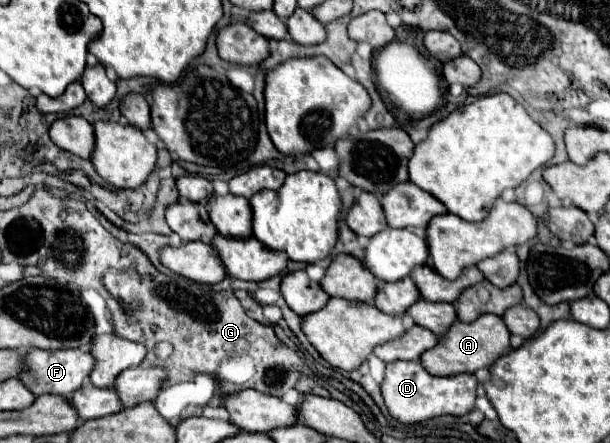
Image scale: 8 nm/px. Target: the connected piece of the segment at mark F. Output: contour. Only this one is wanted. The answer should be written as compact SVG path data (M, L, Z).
M32 349L26 353L28 361L28 371L26 375L20 375L20 381L34 391L34 395L42 393L54 393L54 395L70 395L78 391L84 383L86 377L90 377L90 371L94 369L94 357L88 351L82 349L58 349L58 351L42 351L42 349Z

